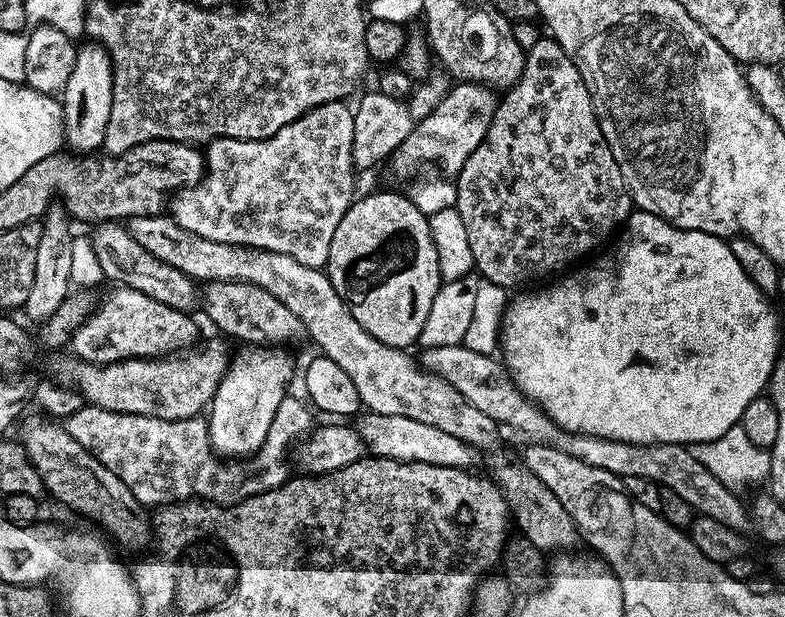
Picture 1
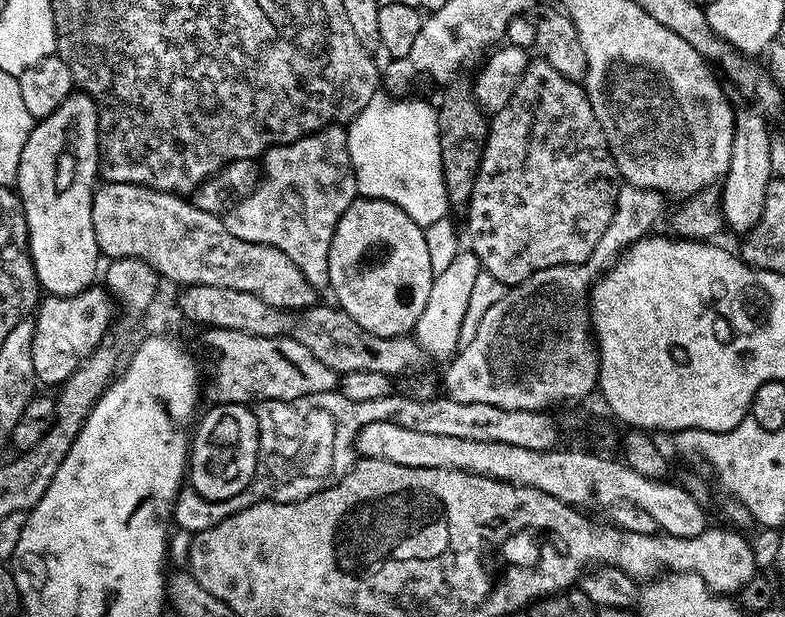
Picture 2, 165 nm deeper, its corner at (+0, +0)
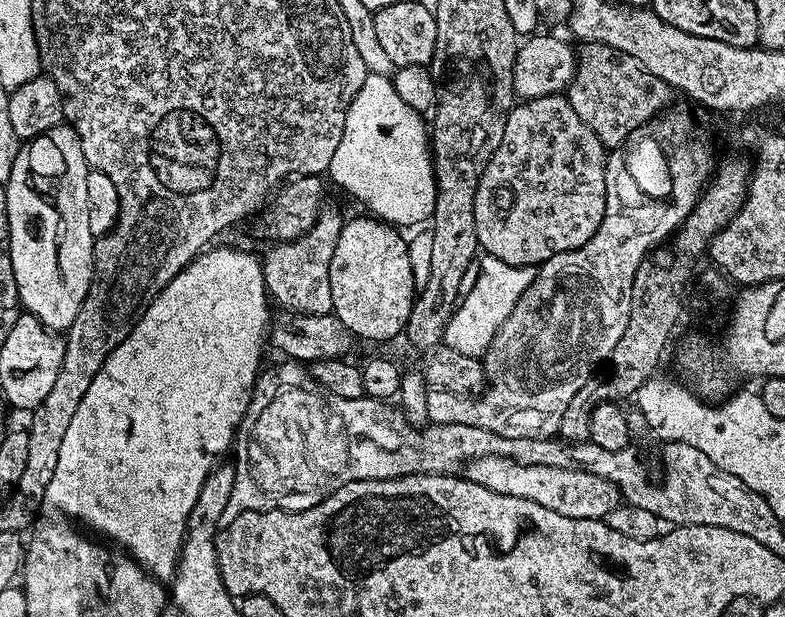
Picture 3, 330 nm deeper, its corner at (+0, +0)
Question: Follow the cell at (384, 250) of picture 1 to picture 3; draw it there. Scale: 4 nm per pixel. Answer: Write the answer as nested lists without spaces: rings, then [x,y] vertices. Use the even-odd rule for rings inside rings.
[[[371,215],[345,219],[342,234],[334,246],[334,258],[330,258],[330,294],[332,312],[340,319],[342,326],[351,330],[353,337],[364,340],[388,340],[405,331],[408,327],[412,303],[416,301],[418,290],[414,286],[414,270],[410,270],[408,240],[401,229],[385,224],[383,220]]]

